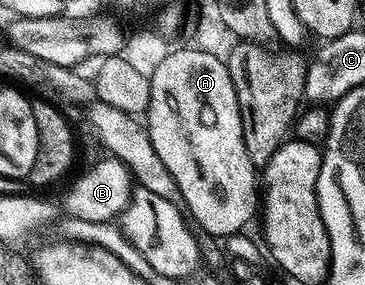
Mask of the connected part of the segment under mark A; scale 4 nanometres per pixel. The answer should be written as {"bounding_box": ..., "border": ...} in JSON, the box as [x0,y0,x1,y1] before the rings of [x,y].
{"bounding_box":[145,45,261,237],"border":[[[187,45],[181,51],[170,54],[165,61],[158,65],[156,71],[150,77],[151,96],[149,97],[148,109],[145,114],[145,128],[148,137],[151,138],[153,149],[156,150],[157,156],[161,157],[165,167],[172,175],[180,187],[181,197],[183,198],[182,206],[189,212],[190,218],[199,222],[198,230],[200,232],[212,235],[214,237],[226,237],[229,235],[238,235],[244,230],[243,227],[255,215],[255,206],[260,206],[261,191],[255,188],[255,179],[257,183],[257,168],[253,165],[253,161],[249,161],[249,153],[245,149],[245,137],[243,136],[243,118],[241,117],[241,109],[237,101],[237,93],[233,89],[233,77],[229,77],[229,69],[226,62],[222,58],[212,55],[209,51],[200,50],[192,45]]]}

